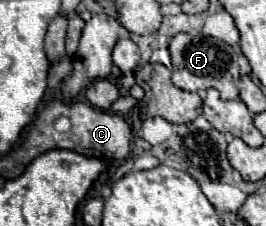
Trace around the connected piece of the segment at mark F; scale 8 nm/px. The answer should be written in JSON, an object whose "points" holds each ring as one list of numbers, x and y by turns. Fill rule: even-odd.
{"points":[[176,34,170,42,170,54,172,54,172,82,188,92,204,92,208,88,216,88,222,96,222,100,236,100,238,98,238,52,230,44,216,40,216,38,204,38,194,34]]}

